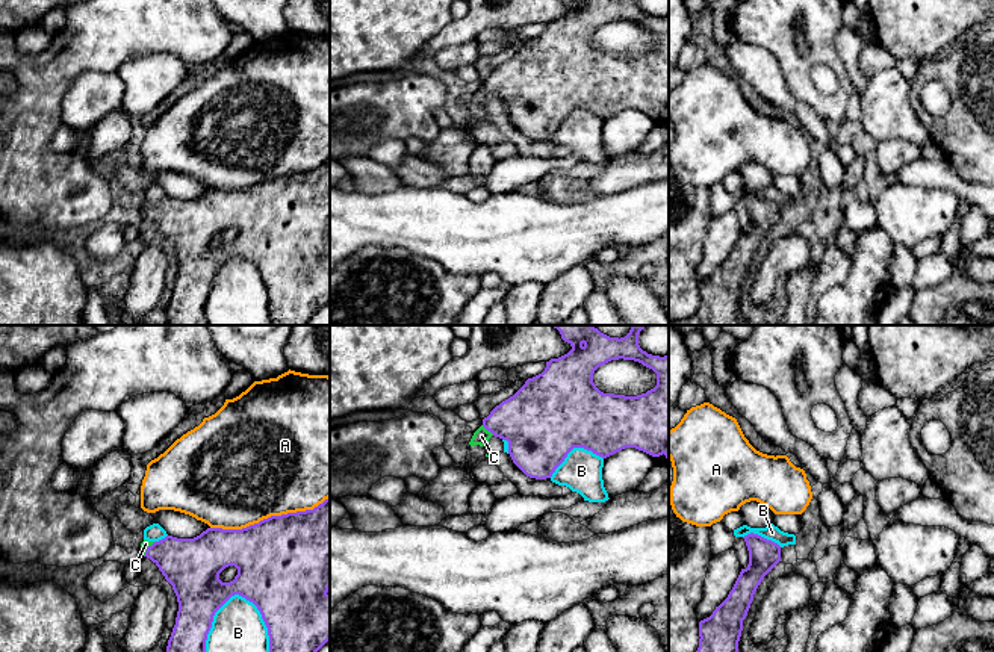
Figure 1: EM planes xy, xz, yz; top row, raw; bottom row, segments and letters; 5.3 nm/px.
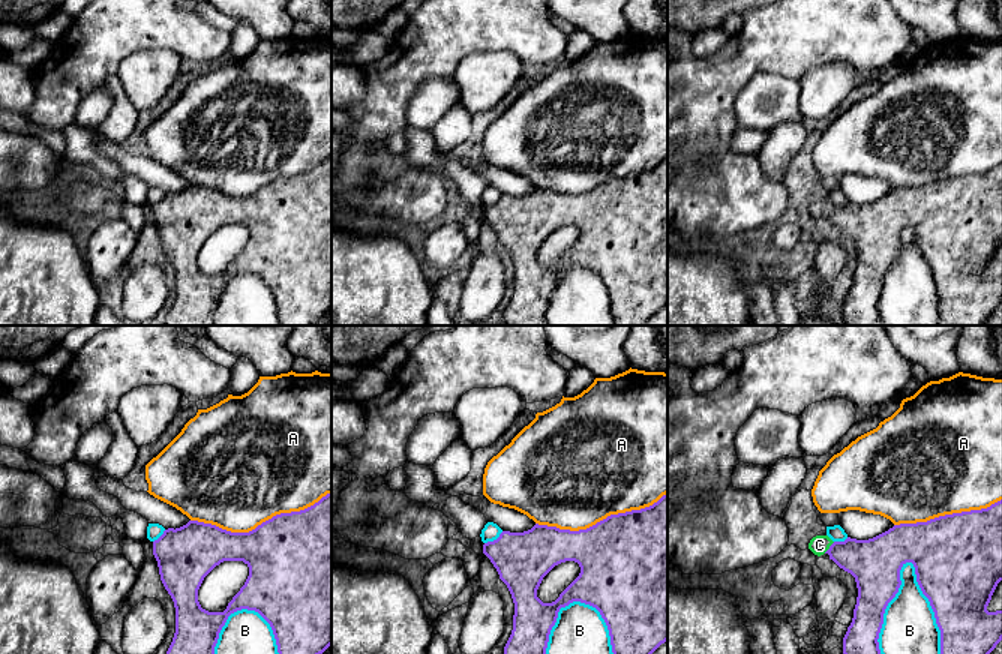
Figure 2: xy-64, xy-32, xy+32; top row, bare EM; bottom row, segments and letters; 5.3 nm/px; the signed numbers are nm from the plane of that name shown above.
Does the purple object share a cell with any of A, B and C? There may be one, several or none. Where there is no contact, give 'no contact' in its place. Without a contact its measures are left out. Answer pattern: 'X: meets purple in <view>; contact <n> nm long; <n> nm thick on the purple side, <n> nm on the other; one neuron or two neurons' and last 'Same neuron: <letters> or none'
A: meets purple in xy; contact 650 nm long; 500 nm thick on the purple side, 500 nm on the other; two neurons
B: meets purple in xy; contact 420 nm long; 420 nm thick on the purple side, 340 nm on the other; two neurons
C: meets purple in xz; contact 90 nm long; 360 nm thick on the purple side, 90 nm on the other; one neuron
Same neuron: C

